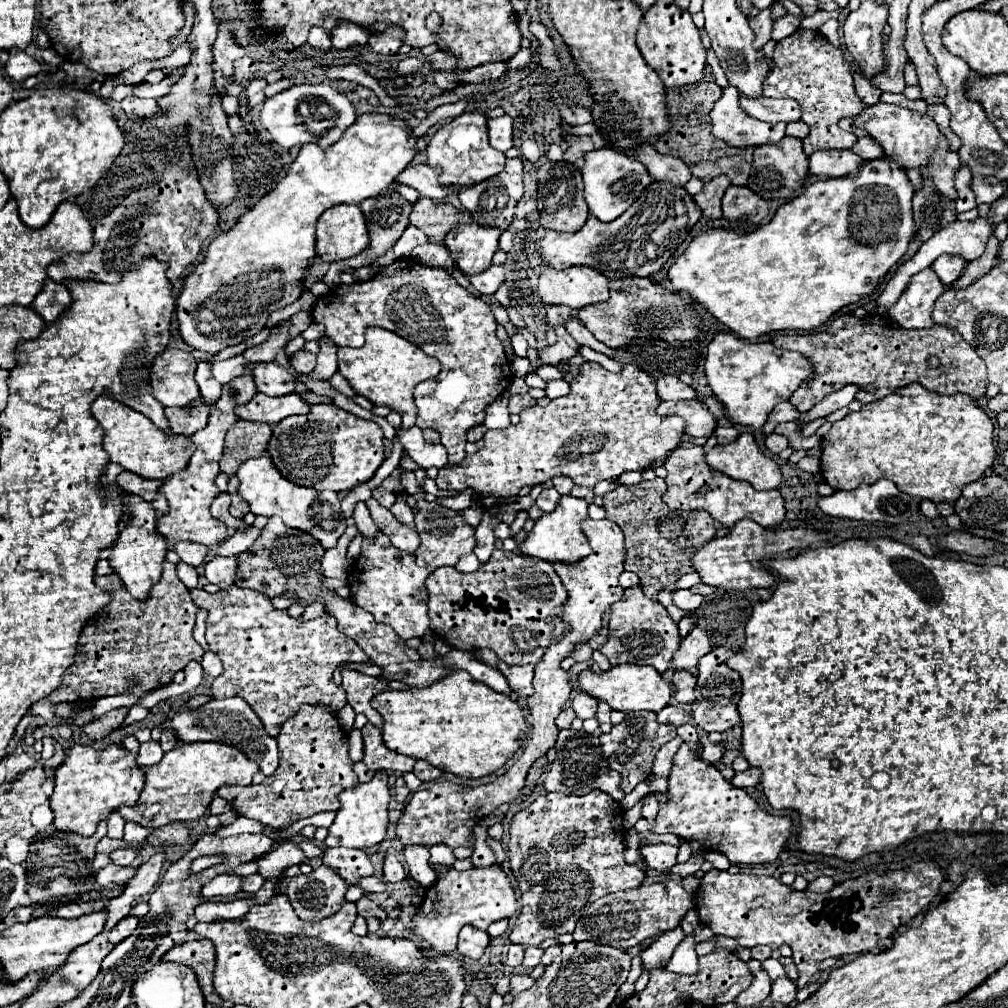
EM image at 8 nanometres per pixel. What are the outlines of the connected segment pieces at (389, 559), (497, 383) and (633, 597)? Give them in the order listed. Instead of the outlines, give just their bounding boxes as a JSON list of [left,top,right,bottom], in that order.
[[350,531,434,639],[312,259,512,465],[598,585,680,673]]

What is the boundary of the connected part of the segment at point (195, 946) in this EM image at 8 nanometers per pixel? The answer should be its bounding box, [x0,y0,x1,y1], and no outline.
[162,939,222,1005]

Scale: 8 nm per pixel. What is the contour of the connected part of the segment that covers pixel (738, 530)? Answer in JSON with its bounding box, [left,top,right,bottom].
[692,519,830,589]

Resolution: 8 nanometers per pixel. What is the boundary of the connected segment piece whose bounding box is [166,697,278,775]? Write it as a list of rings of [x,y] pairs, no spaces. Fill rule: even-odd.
[[[238,697],[232,699],[210,699],[206,705],[198,707],[198,709],[188,709],[184,713],[174,715],[172,721],[166,721],[166,727],[172,727],[176,731],[176,737],[184,743],[194,743],[194,741],[220,741],[220,729],[234,729],[232,741],[236,745],[236,737],[238,739],[238,747],[240,751],[246,753],[248,759],[256,761],[260,765],[260,771],[264,775],[272,775],[278,767],[278,747],[276,747],[276,739],[270,737],[264,727],[262,721],[258,719],[258,715],[254,715],[254,711],[250,711],[250,707],[246,707],[246,703]],[[236,729],[240,731],[240,735],[236,735]]]

